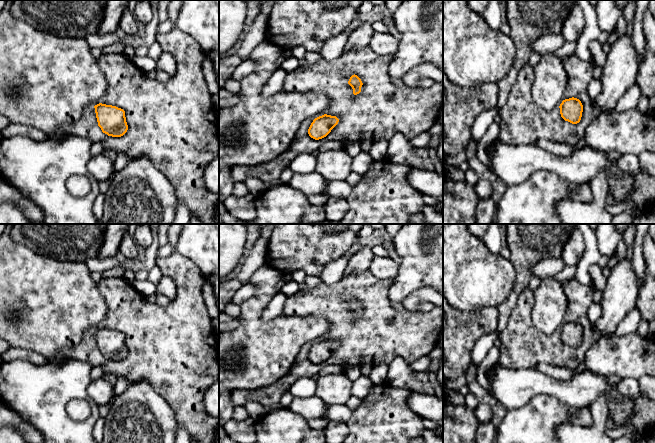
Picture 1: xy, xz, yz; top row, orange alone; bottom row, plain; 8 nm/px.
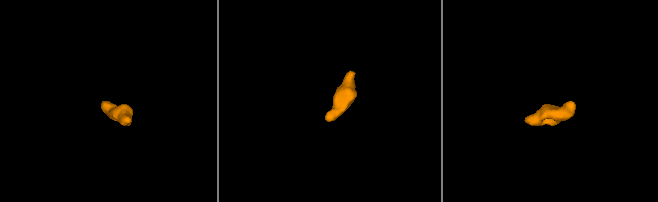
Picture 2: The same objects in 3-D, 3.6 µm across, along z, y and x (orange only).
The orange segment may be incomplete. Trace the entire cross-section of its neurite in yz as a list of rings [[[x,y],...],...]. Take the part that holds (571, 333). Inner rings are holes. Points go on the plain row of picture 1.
[[[569,322],[562,325],[559,330],[561,341],[572,348],[580,346],[583,336],[583,329],[577,322]]]

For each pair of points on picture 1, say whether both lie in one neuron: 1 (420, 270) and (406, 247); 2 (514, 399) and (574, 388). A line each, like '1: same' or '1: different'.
1: same
2: same

